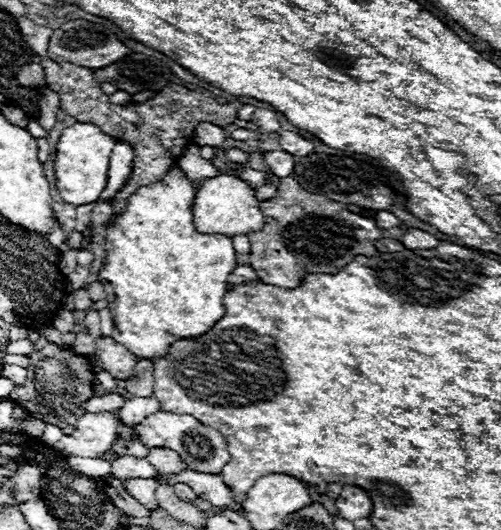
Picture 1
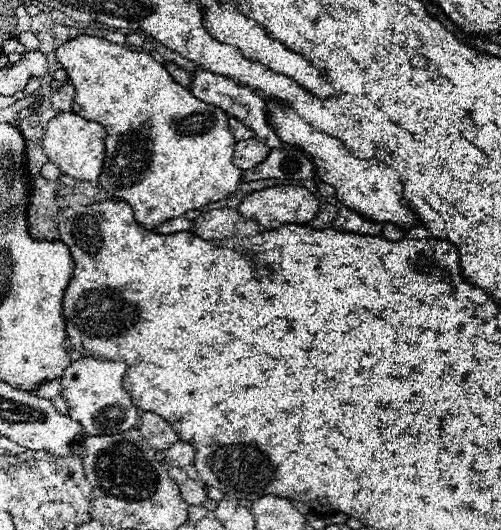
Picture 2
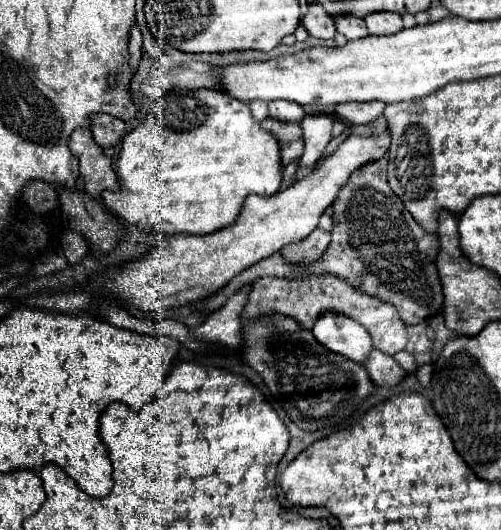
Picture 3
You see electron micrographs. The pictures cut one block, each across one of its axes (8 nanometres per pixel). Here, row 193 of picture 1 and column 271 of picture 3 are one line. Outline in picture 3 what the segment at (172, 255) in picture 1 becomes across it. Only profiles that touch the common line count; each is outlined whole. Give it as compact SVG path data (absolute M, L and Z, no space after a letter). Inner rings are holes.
M200 88L200 90L178 90L174 96L168 96L168 106L152 106L148 110L148 114L140 120L140 124L136 128L132 128L120 144L120 152L116 158L116 176L118 176L118 184L120 190L116 192L102 192L102 202L104 206L118 214L120 218L124 218L128 224L152 232L160 233L164 236L174 236L174 234L212 234L216 230L222 230L226 226L232 226L232 222L236 222L236 218L240 216L240 210L244 206L244 200L248 194L258 194L258 196L272 196L278 192L280 182L282 182L282 172L280 172L280 148L276 138L260 128L260 122L256 122L250 114L250 108L234 98L230 98L228 94L220 92L220 90L212 90L212 88Z

